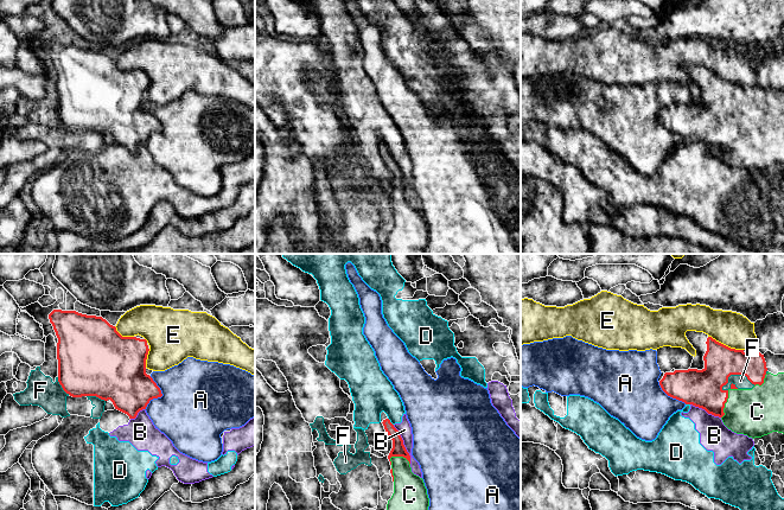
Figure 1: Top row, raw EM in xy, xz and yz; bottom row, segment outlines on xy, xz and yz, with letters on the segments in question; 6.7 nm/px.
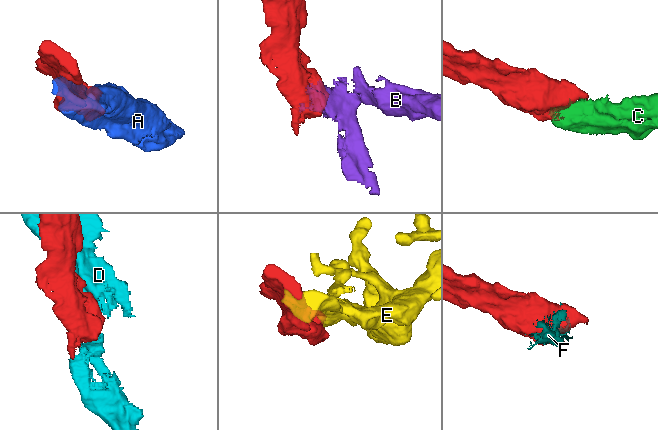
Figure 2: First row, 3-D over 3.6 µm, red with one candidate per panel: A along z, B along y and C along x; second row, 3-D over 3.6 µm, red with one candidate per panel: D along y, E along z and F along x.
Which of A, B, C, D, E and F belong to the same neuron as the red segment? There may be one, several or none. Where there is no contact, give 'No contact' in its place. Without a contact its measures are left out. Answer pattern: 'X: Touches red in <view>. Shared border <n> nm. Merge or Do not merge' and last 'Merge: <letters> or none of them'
A: Touches red in xy. Shared border 240 nm. Do not merge
B: Touches red in xz. Shared border 300 nm. Do not merge
C: Touches red in xz. Shared border 150 nm. Merge
D: Touches red in xz. Shared border 70 nm. Do not merge
E: Touches red in yz. Shared border 260 nm. Do not merge
F: Touches red in yz. Shared border 240 nm. Do not merge
Merge: C

